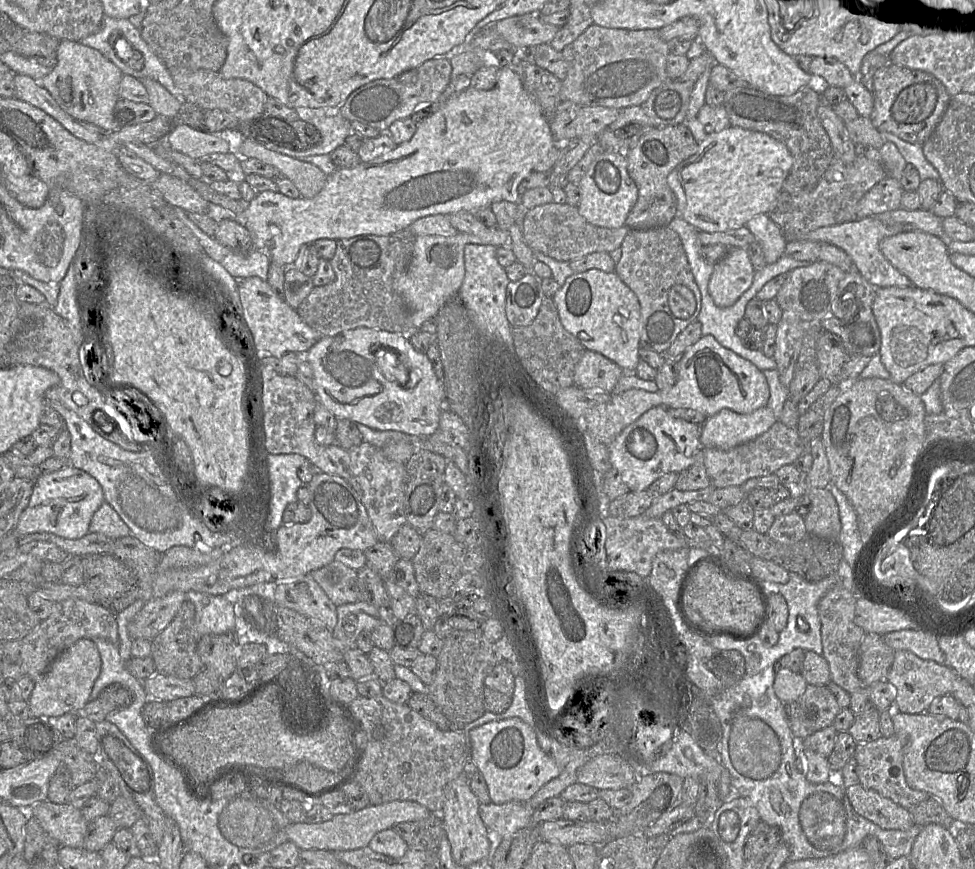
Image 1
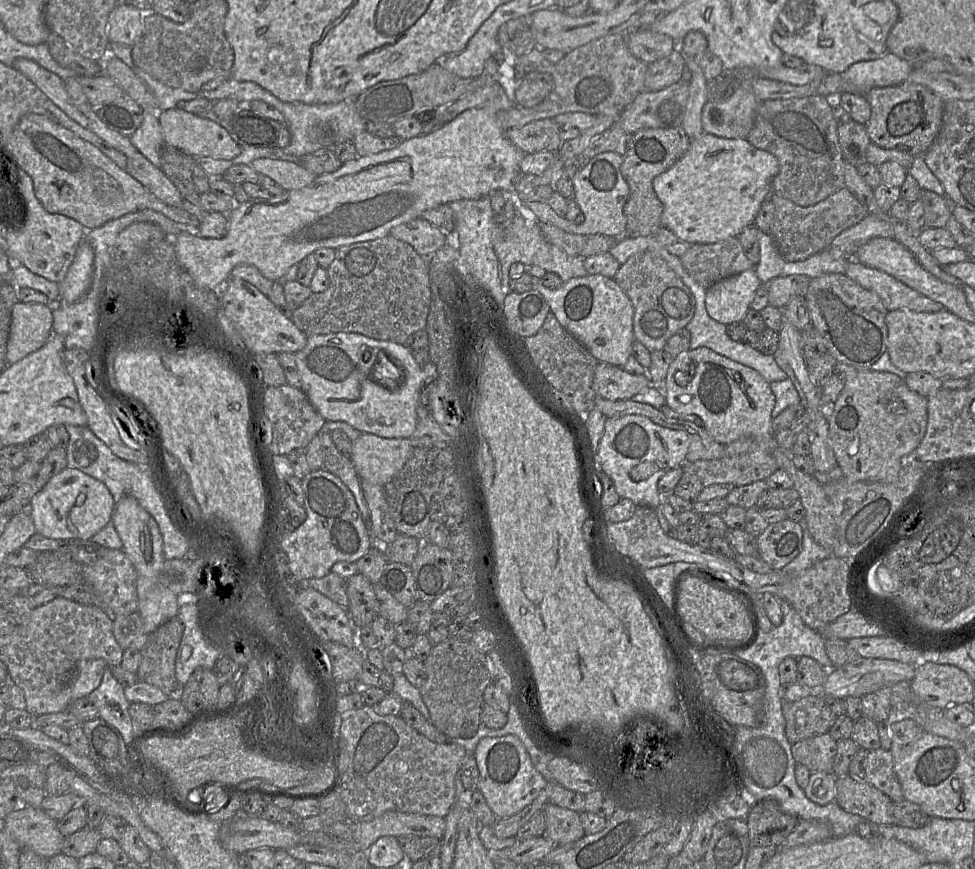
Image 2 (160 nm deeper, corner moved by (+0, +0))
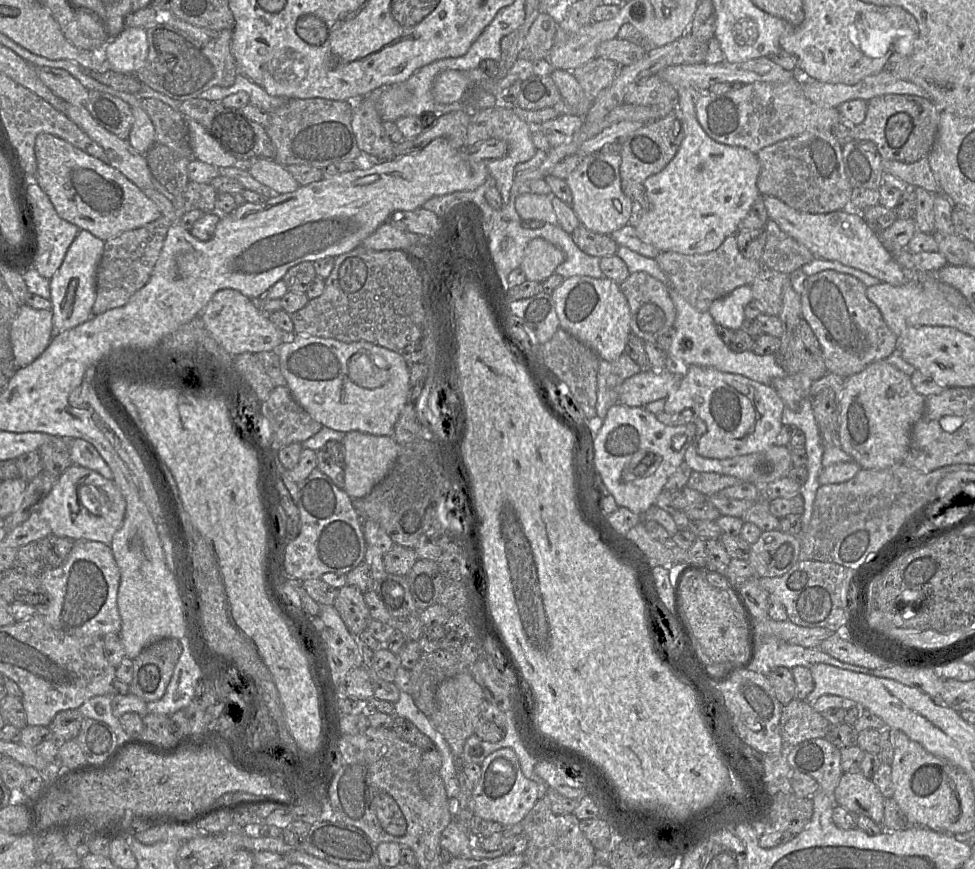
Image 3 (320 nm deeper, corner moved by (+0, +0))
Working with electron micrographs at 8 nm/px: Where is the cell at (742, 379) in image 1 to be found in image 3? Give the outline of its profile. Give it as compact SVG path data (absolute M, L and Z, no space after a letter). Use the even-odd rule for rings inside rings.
M696 365L690 366L679 378L677 387L666 397L664 406L667 414L691 410L706 424L706 433L697 442L697 453L711 459L764 452L775 446L783 426L783 409L783 400L771 385Z

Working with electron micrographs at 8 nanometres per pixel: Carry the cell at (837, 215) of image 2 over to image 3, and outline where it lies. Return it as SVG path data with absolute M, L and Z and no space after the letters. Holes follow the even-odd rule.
M768 219L765 230L767 241L761 258L763 267L790 275L815 259L806 246L783 232L773 220Z

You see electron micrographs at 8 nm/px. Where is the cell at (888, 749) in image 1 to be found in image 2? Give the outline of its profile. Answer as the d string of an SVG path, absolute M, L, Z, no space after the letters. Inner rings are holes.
M880 747L868 751L864 781L883 792L893 802L905 799L894 771L893 755L889 750Z

